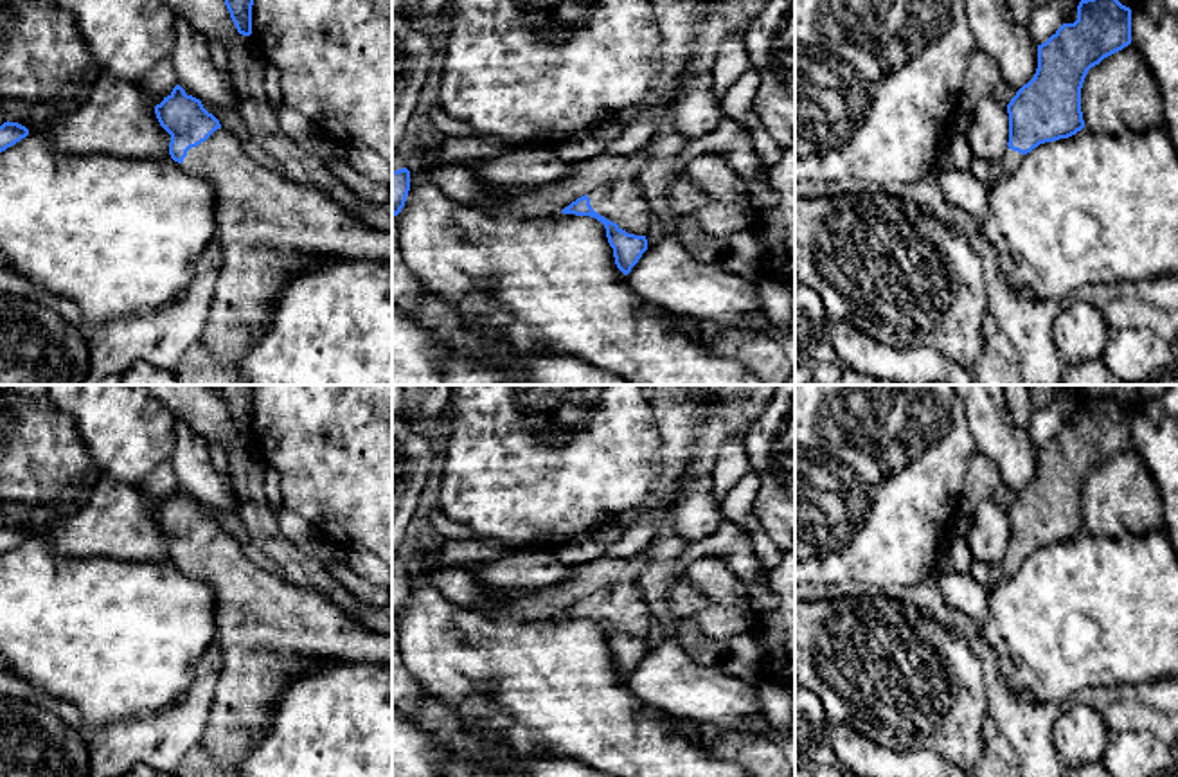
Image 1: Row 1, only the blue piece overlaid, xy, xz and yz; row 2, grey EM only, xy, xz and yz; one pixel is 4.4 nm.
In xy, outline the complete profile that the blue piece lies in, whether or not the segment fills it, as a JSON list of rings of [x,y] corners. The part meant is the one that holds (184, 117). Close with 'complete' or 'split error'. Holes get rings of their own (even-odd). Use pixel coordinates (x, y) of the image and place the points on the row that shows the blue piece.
[[[180,85],[155,106],[155,113],[171,135],[171,158],[214,187],[216,239],[223,264],[200,342],[227,371],[236,372],[239,360],[270,324],[272,308],[286,282],[311,264],[360,259],[392,263],[392,230],[372,228],[331,196],[259,165],[236,135]]]; split error

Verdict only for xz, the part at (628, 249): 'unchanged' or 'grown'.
grown

